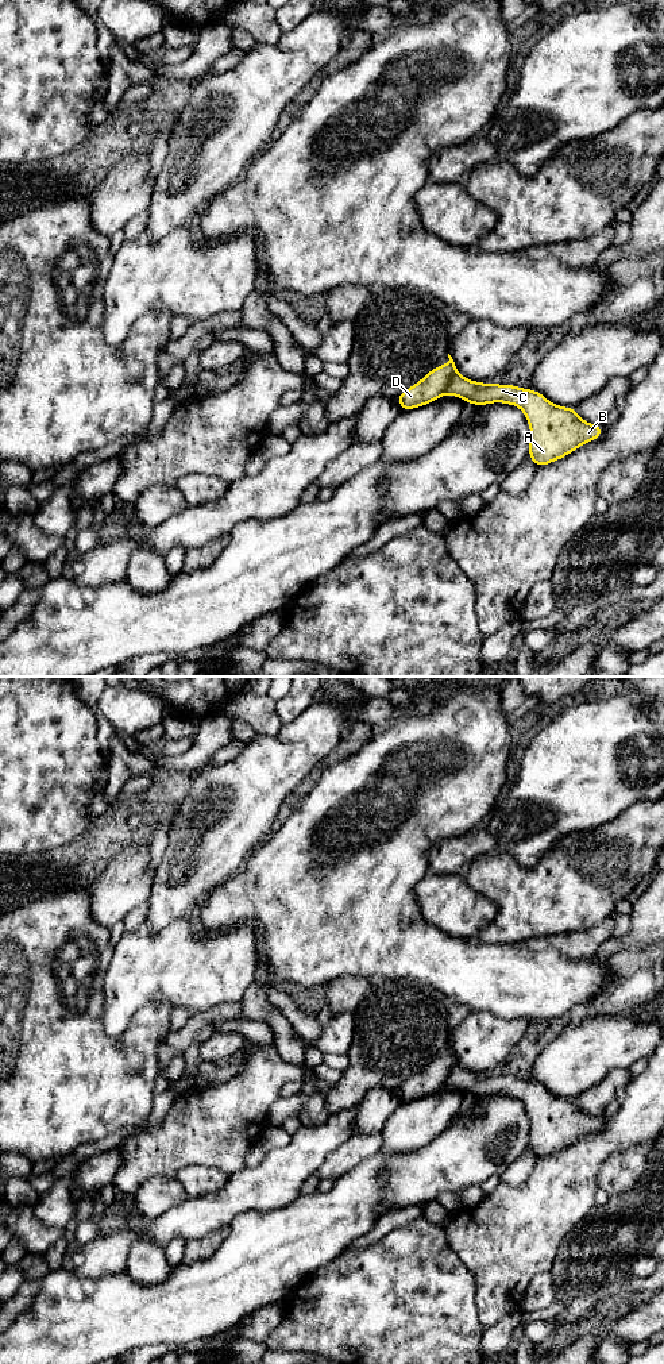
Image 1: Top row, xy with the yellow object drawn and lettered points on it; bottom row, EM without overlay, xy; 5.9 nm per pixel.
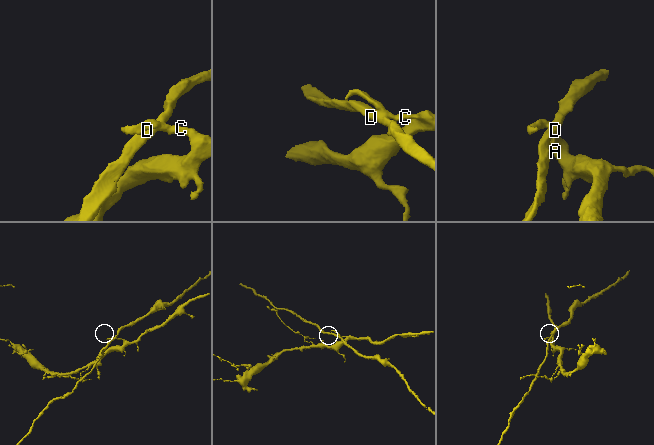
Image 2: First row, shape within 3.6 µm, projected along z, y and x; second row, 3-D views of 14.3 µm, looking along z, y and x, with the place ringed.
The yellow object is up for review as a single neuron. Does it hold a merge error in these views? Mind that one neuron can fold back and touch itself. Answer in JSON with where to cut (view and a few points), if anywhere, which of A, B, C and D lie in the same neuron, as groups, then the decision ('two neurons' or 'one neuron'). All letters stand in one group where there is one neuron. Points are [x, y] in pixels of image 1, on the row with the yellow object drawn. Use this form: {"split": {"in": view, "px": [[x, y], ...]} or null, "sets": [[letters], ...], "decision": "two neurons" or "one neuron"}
{"split": {"in": "xy", "px": [[456, 373], [443, 393]]}, "sets": [["A", "B", "C"], ["D"]], "decision": "two neurons"}

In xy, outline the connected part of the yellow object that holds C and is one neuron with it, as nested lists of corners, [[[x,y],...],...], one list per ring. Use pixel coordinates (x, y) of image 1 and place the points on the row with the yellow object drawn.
[[[456,374],[444,394],[453,394],[474,405],[503,402],[521,408],[530,427],[528,455],[536,467],[559,461],[603,434],[602,425],[580,419],[575,406],[557,406],[533,389],[474,382]]]

